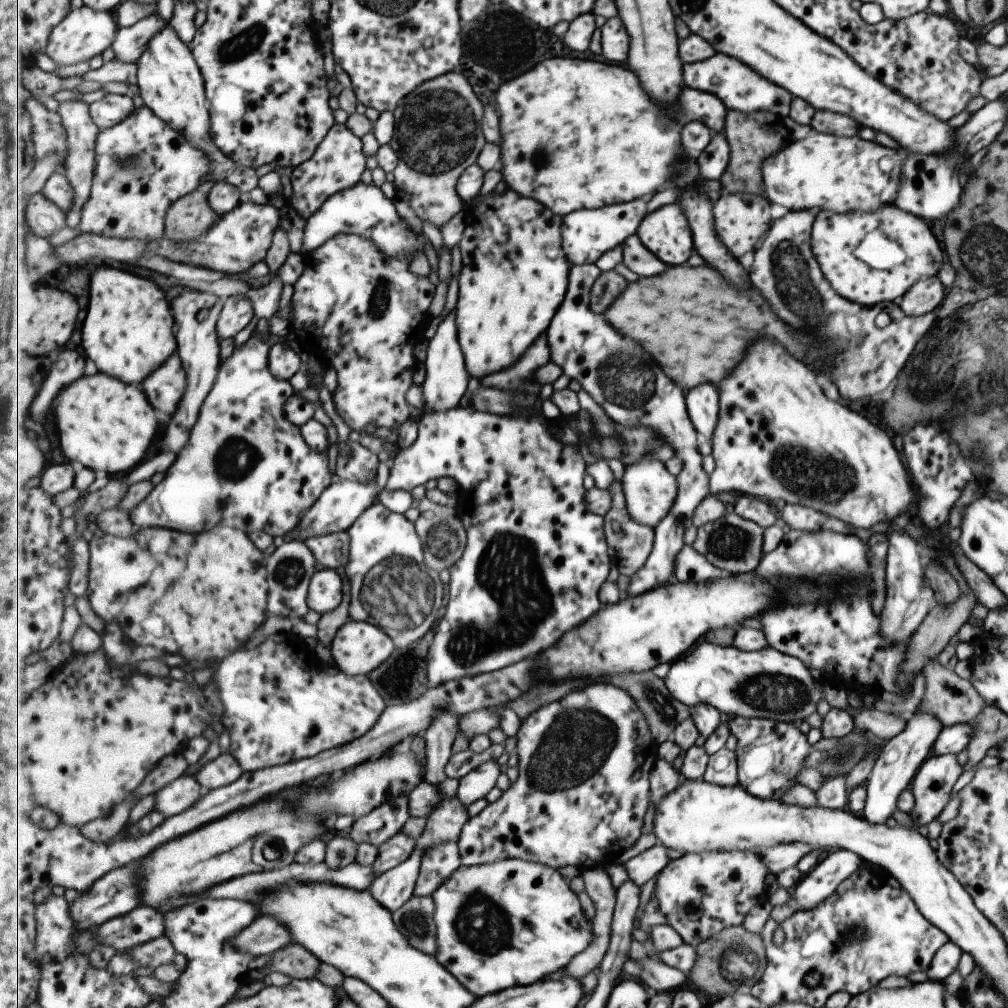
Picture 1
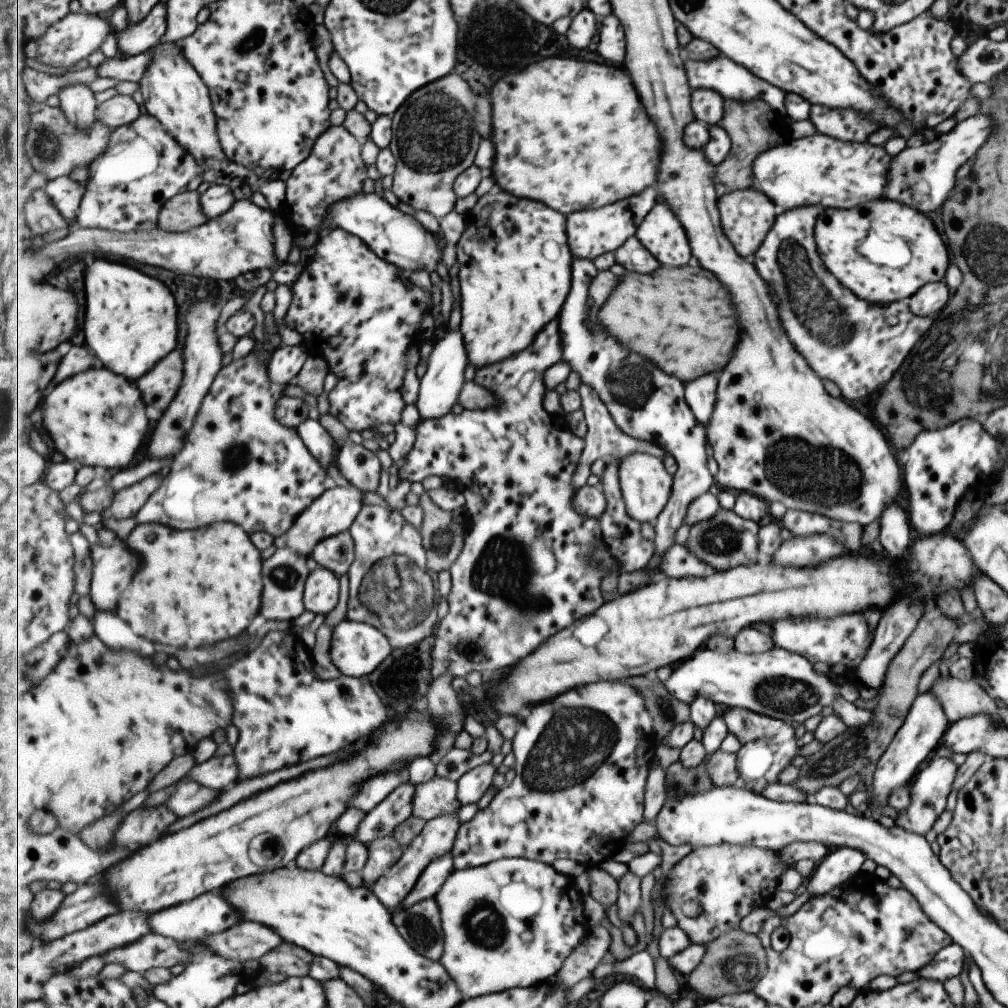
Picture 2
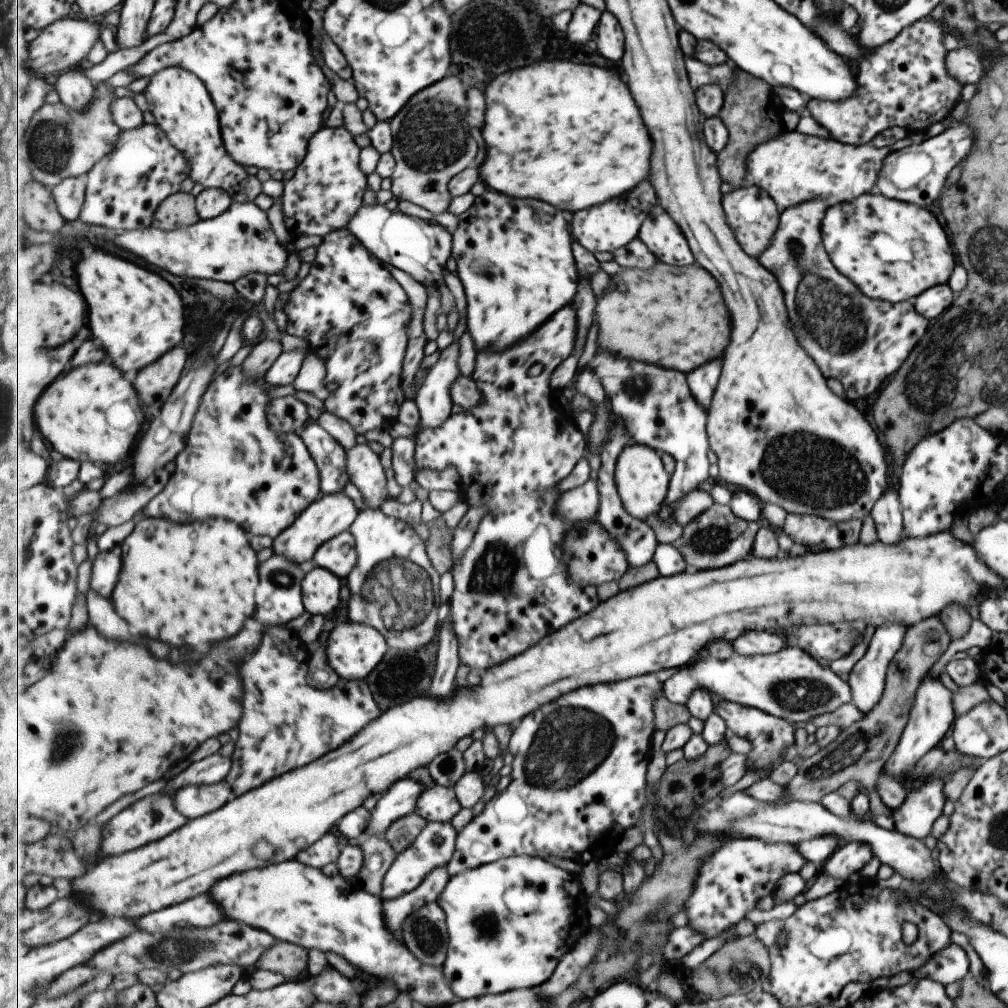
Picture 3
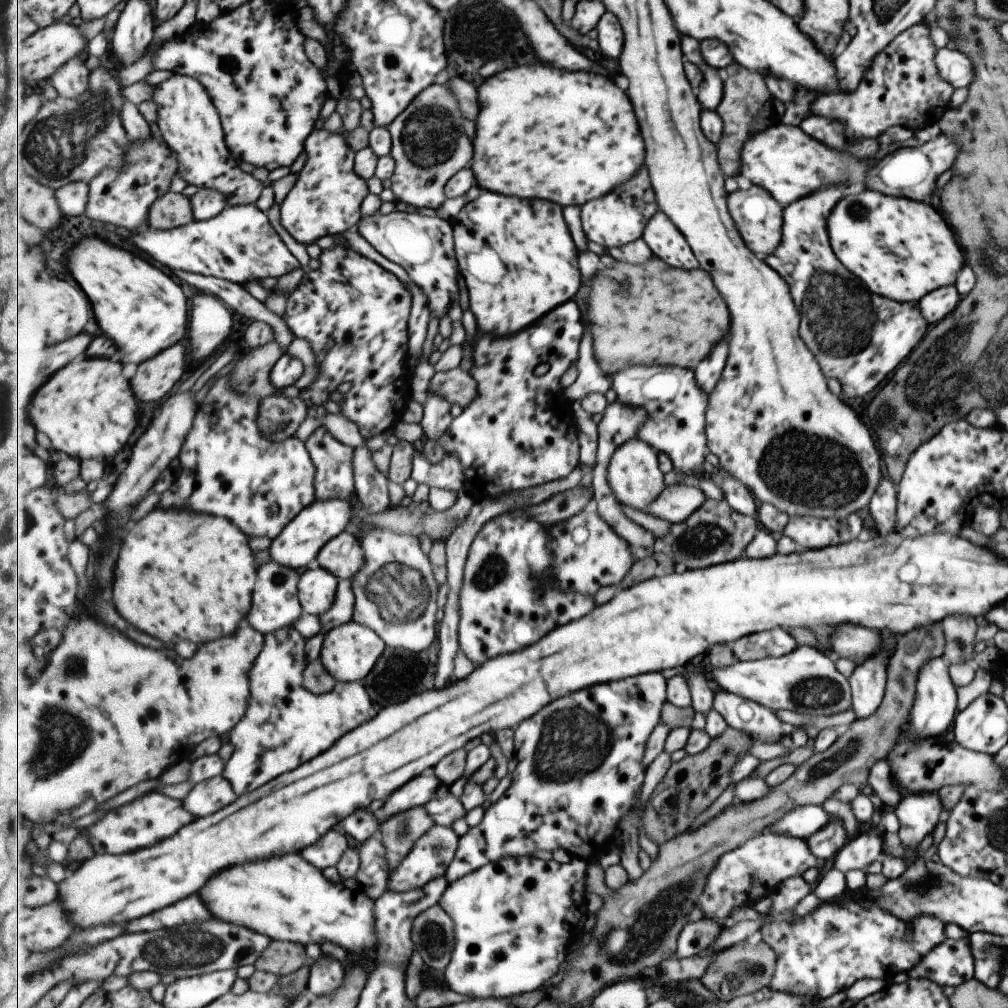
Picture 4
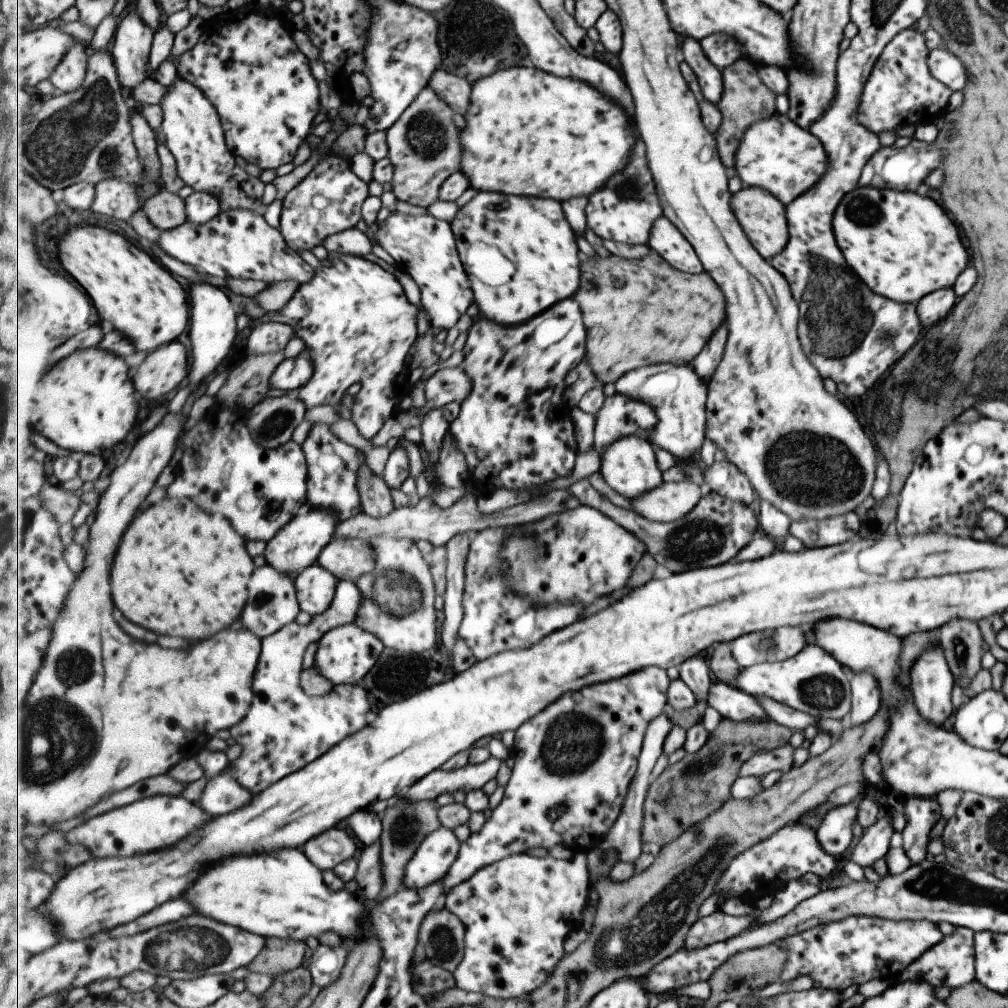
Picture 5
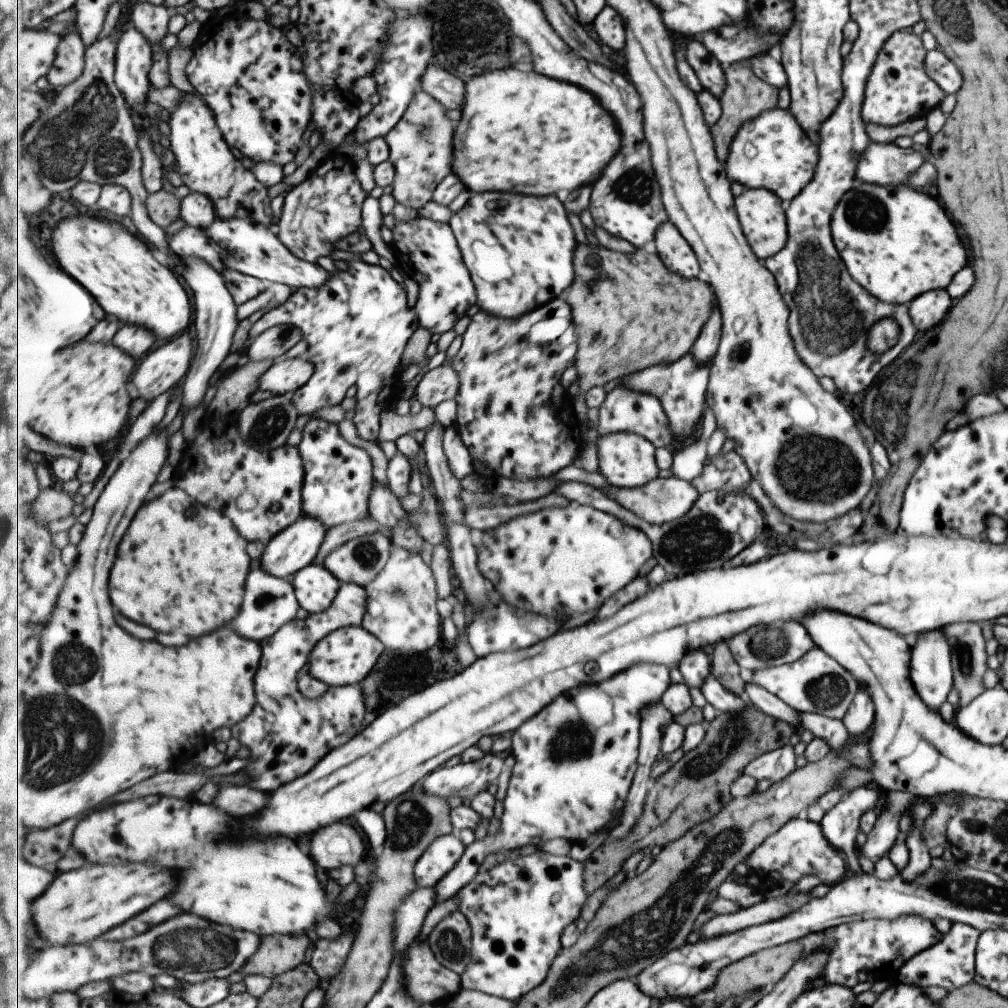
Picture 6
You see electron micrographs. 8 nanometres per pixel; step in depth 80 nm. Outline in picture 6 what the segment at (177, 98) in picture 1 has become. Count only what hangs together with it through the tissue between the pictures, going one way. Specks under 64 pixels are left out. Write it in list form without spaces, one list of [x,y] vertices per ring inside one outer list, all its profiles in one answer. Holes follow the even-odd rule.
[[[185,93],[185,96],[182,104],[169,117],[170,150],[177,160],[183,184],[193,193],[204,194],[214,201],[219,219],[250,217],[275,230],[279,219],[273,219],[273,200],[269,189],[231,152],[231,146],[210,105],[193,94]]]

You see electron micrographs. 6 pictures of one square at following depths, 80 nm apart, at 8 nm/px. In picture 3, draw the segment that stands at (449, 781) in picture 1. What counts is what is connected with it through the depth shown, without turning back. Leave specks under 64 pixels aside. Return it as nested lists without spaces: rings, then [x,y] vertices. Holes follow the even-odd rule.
[[[434,783],[421,795],[416,812],[422,813],[428,821],[451,823],[461,809],[463,806],[452,786],[444,787]]]

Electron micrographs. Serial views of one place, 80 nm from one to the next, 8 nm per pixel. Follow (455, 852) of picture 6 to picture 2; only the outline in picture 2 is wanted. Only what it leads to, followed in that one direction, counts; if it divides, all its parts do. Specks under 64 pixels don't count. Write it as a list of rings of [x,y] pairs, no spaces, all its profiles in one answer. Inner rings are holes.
[[[458,812],[455,815],[445,815],[426,821],[426,827],[421,835],[414,840],[407,848],[403,856],[384,874],[372,888],[372,891],[379,896],[379,900],[386,904],[387,908],[399,910],[402,902],[409,896],[422,878],[426,868],[442,856],[449,855],[458,839],[458,832],[463,823],[458,819]]]

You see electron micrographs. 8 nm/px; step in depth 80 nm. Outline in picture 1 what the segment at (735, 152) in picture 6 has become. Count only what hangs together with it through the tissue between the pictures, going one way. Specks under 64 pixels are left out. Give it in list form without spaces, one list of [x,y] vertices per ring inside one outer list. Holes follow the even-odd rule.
[[[811,130],[805,138],[791,142],[763,162],[762,188],[770,202],[781,204],[789,211],[829,208],[831,212],[873,212],[877,210],[877,192],[881,206],[891,204],[895,196],[899,168],[905,156],[907,152],[903,152],[901,148],[895,152],[879,144],[875,146],[873,142],[863,142],[859,138],[835,138],[831,134],[819,134]]]

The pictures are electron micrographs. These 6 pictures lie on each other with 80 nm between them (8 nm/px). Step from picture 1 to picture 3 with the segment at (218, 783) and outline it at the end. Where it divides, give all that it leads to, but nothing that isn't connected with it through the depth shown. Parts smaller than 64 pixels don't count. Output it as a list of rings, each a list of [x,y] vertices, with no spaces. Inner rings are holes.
[[[215,753],[203,760],[191,763],[185,771],[167,782],[167,789],[174,790],[176,794],[181,788],[189,785],[217,784],[225,780],[231,770],[231,758]]]

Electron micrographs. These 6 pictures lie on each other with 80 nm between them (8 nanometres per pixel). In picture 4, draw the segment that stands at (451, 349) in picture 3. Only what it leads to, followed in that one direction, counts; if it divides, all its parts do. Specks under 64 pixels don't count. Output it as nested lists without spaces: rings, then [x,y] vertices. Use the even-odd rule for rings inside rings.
[[[431,392],[427,400],[421,401],[423,417],[420,423],[424,428],[425,440],[440,439],[452,425],[451,403]]]

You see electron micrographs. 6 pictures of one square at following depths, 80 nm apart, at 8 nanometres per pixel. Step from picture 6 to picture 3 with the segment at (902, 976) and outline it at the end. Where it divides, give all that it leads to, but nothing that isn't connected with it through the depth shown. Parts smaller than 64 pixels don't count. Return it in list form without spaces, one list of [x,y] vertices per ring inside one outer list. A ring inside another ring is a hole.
[[[950,942],[945,948],[934,952],[925,964],[919,965],[911,975],[918,979],[929,979],[945,986],[957,982],[969,974],[967,954],[958,944]]]

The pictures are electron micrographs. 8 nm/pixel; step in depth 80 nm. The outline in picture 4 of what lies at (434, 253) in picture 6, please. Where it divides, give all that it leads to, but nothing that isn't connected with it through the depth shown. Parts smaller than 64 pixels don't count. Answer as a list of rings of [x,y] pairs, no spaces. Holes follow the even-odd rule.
[[[404,210],[388,215],[375,213],[363,218],[355,227],[385,258],[401,265],[409,273],[410,279],[427,295],[429,308],[439,320],[449,314],[453,301],[461,298],[460,264],[451,221]]]

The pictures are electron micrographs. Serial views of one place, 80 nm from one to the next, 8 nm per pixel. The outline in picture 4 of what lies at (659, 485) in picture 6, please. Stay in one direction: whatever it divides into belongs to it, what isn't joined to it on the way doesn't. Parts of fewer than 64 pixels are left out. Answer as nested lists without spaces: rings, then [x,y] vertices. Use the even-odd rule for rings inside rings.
[[[676,484],[666,489],[648,507],[645,513],[667,520],[670,524],[689,519],[703,503],[707,496],[695,486]]]

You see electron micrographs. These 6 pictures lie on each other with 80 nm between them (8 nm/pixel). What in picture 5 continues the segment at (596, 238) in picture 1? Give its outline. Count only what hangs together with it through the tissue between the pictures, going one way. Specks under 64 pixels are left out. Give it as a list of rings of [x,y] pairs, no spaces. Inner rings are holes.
[[[639,138],[639,148],[631,152],[631,164],[607,184],[607,188],[601,188],[591,196],[586,217],[588,226],[602,240],[614,240],[630,245],[649,245],[655,221],[663,217],[663,208],[655,190],[653,174],[647,162],[647,146]]]

